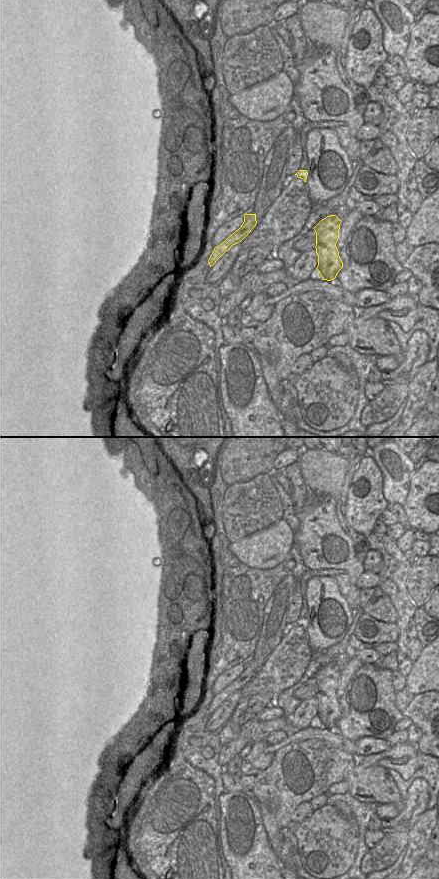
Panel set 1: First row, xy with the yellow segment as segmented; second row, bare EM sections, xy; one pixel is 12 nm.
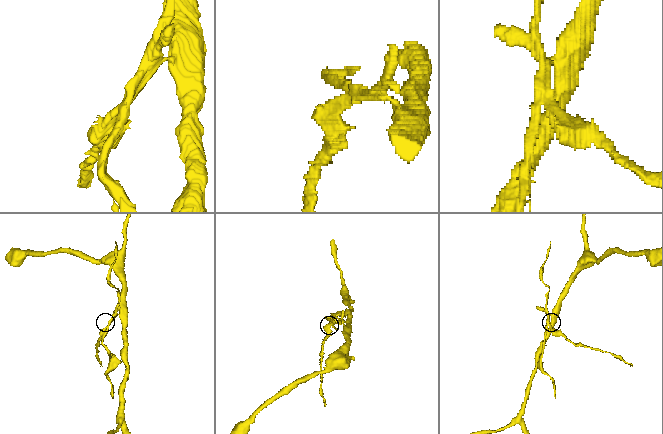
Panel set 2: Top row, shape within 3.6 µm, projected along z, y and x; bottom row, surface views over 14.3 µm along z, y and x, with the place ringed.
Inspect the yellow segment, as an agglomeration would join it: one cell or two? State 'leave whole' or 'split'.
split

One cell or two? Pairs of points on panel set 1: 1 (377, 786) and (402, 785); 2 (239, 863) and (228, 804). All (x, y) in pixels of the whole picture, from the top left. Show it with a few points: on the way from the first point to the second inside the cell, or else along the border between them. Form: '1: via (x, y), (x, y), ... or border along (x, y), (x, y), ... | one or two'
1: border along (387, 770), (395, 783), (399, 796), (403, 800) | two
2: via (239, 848), (239, 819) | one

